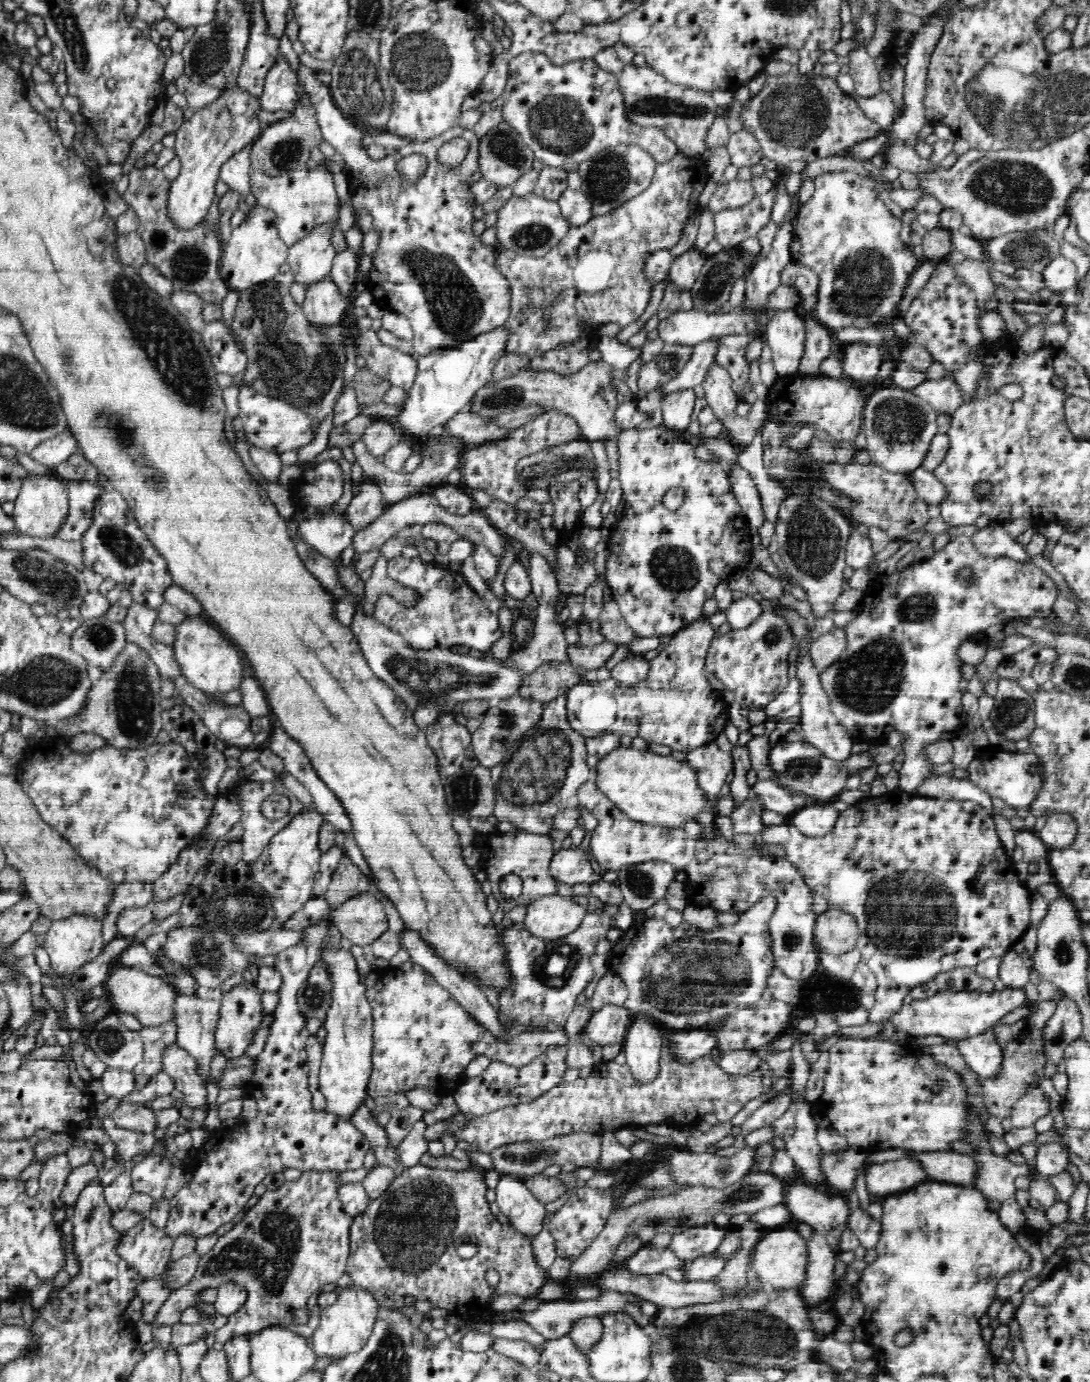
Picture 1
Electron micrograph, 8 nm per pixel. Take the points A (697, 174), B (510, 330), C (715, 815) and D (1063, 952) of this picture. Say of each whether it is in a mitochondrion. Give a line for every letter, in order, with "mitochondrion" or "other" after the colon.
A: other
B: other
C: other
D: mitochondrion

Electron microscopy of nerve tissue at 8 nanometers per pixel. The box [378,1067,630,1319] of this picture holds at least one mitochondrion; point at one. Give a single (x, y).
(528, 1157)

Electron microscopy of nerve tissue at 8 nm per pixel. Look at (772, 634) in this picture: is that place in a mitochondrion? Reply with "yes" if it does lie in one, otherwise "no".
yes

